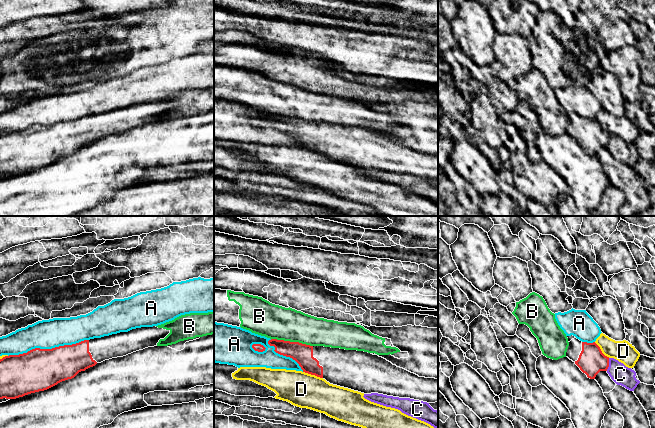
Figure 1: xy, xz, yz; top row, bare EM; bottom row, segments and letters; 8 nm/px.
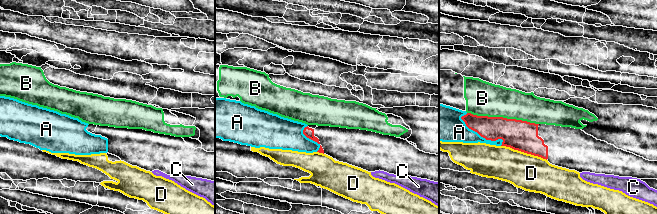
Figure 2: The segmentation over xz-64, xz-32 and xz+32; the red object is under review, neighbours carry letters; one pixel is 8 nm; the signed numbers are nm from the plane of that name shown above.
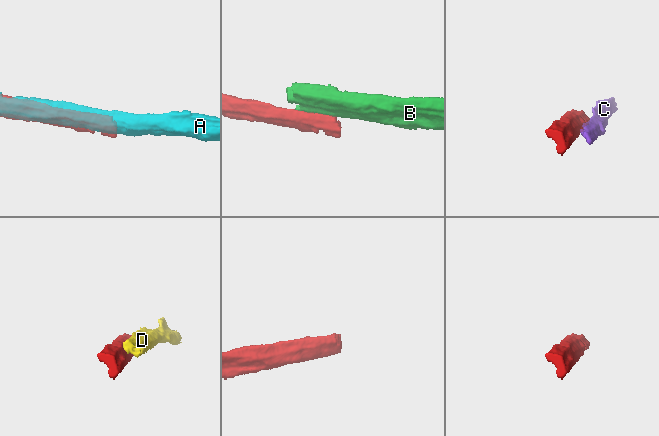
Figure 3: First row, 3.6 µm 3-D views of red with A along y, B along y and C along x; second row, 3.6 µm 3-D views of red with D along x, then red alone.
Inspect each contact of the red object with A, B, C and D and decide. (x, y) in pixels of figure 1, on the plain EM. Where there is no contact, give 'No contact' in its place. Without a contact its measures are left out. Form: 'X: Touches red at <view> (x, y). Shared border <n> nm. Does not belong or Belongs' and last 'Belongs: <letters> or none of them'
A: Touches red at xy (48, 125). Shared border 650 nm. Does not belong
B: Touches red at xz (292, 118). Shared border 340 nm. Does not belong
C: Touches red at yz (608, 140). Shared border 110 nm. Does not belong
D: Touches red at xz (313, 150). Shared border 170 nm. Does not belong
Belongs: none of them

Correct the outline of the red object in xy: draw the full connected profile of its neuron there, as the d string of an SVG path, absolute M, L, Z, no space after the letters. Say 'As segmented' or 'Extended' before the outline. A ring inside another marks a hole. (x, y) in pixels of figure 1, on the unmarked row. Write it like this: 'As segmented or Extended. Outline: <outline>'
Extended. Outline: M141 103L52 125L35 124L0 135L0 175L47 166L105 136L157 122L170 106Z

